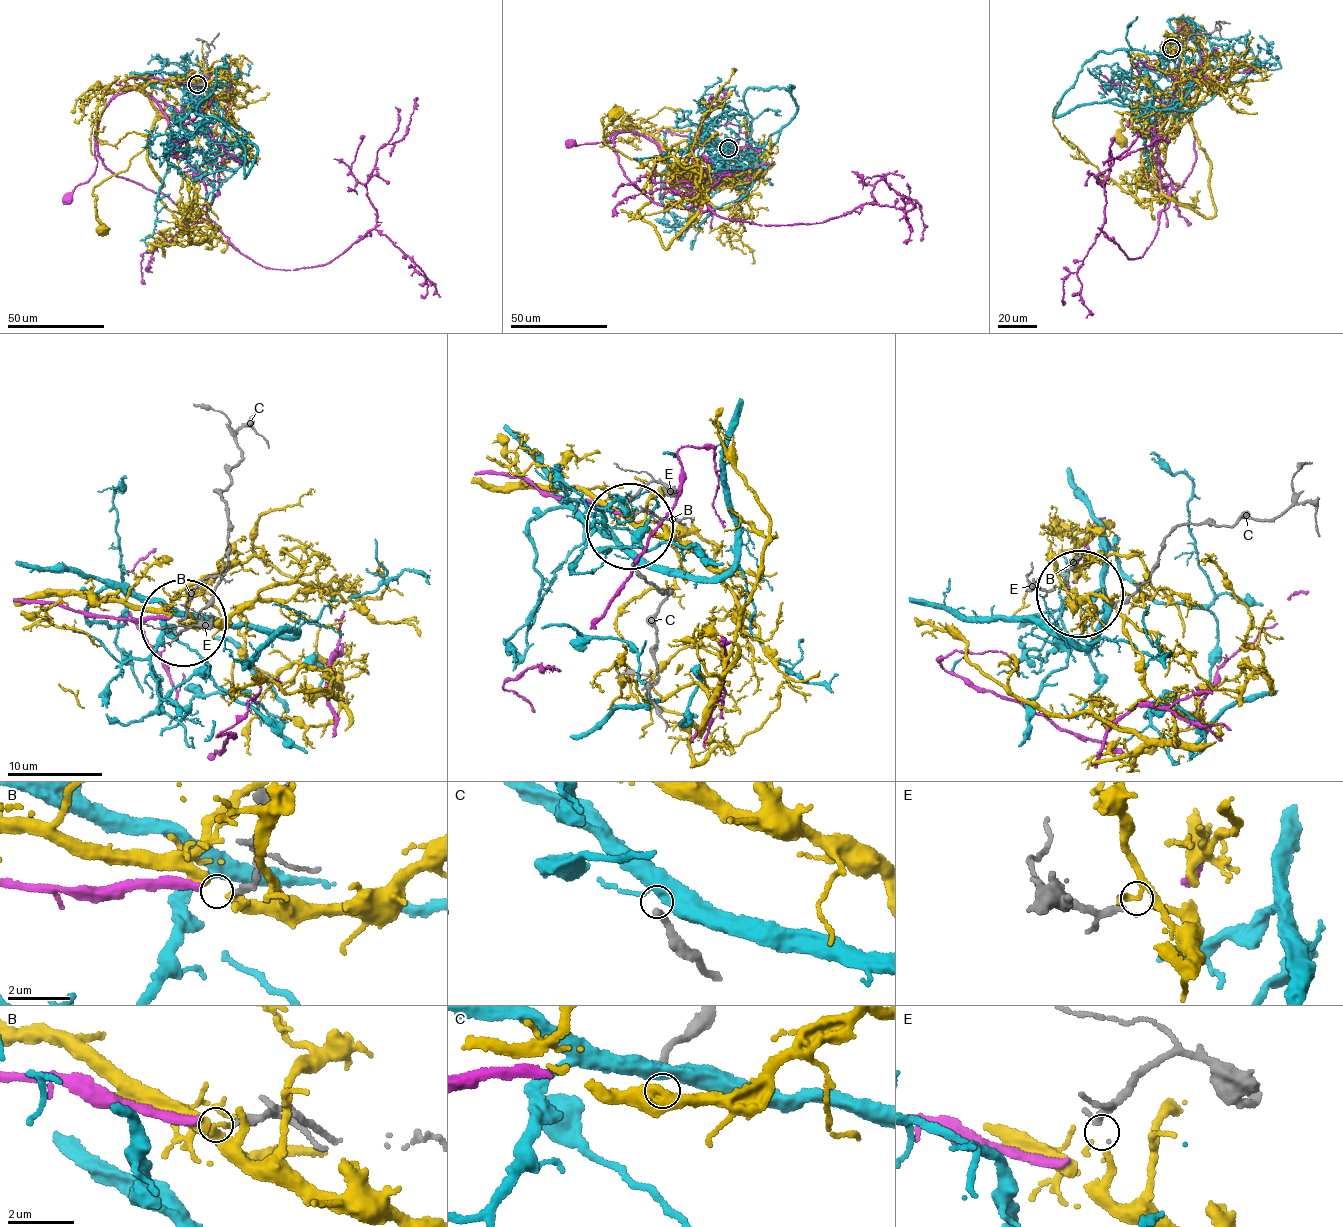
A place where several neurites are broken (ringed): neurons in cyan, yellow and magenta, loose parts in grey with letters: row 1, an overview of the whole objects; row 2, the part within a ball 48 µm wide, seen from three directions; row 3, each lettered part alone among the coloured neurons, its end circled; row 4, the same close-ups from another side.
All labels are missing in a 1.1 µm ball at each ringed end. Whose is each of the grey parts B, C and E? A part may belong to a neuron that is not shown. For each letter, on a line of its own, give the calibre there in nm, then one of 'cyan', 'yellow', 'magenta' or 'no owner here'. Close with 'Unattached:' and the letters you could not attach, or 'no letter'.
B: calibre 190 nm; no owner here
C: calibre 200 nm; no owner here
E: calibre 100 nm; yellow
Unattached: B, C

